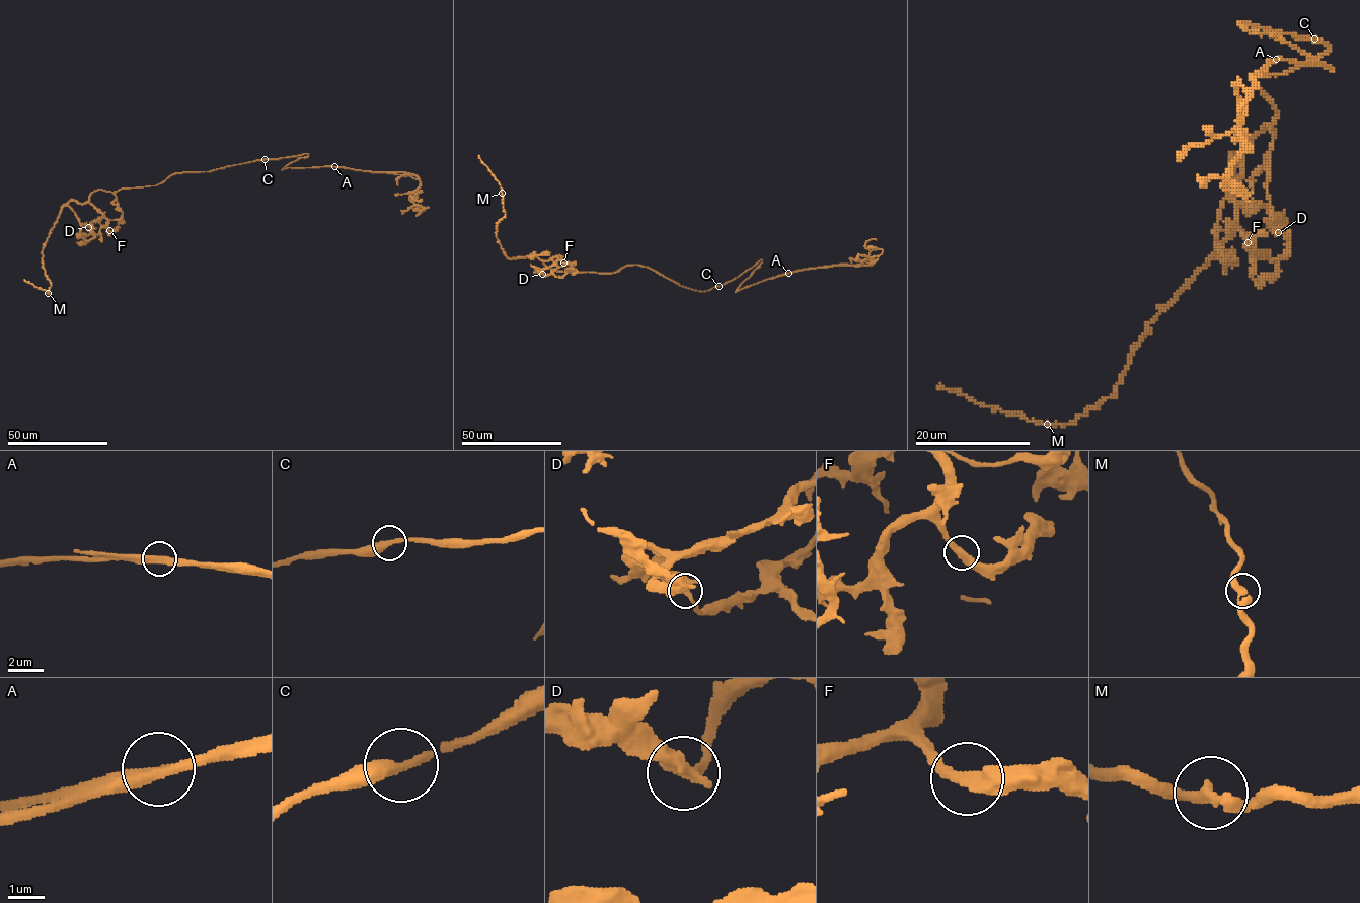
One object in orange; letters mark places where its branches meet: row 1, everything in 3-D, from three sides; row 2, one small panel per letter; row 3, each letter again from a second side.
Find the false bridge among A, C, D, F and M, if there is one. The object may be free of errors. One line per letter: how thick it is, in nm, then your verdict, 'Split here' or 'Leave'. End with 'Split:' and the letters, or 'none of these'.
A: Thickness 360 nm. Split here
C: Thickness 320 nm. Leave
D: Thickness 380 nm. Leave
F: Thickness 360 nm. Leave
M: Thickness 360 nm. Leave
Split: A

